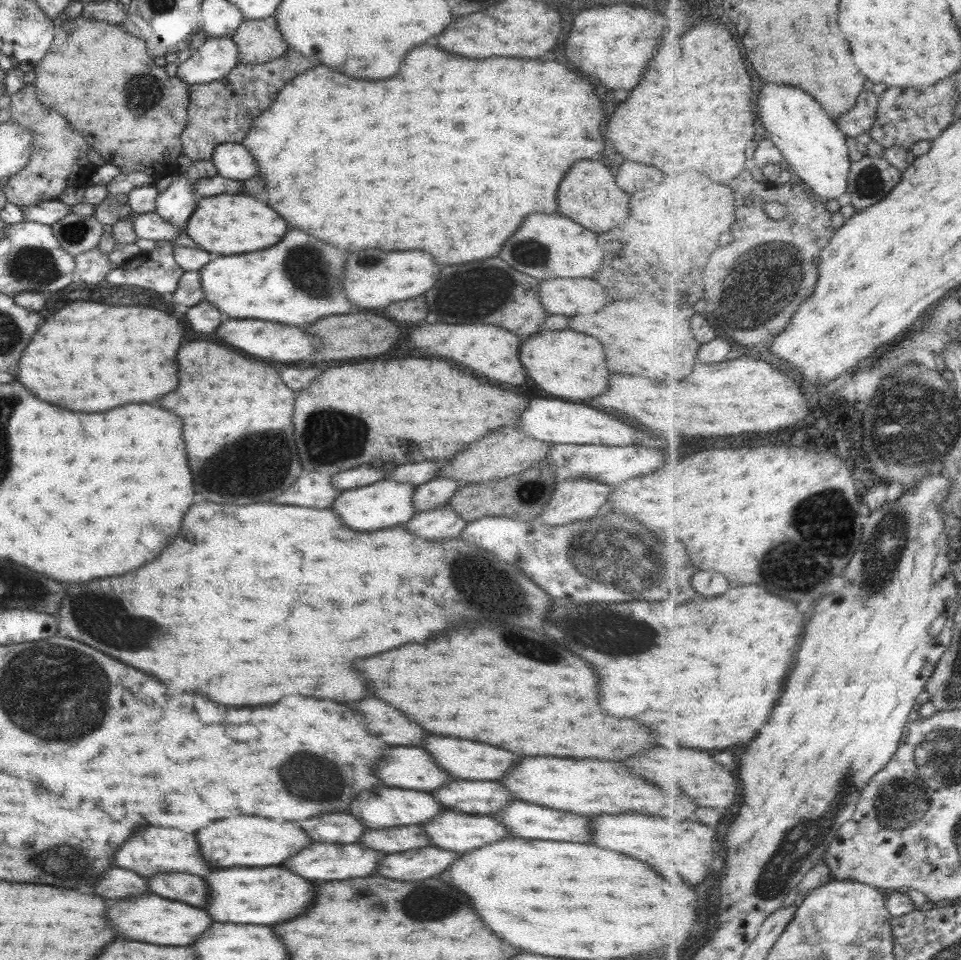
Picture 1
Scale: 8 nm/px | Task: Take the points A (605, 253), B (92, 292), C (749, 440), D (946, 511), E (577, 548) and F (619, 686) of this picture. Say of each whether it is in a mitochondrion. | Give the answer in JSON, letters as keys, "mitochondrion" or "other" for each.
{"A":"other","B":"other","C":"other","D":"other","E":"mitochondrion","F":"other"}

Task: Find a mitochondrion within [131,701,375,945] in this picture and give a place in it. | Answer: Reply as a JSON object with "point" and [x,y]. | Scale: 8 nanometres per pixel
{"point":[313,779]}

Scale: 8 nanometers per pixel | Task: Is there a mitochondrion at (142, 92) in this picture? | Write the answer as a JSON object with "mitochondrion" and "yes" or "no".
{"mitochondrion":"yes"}

